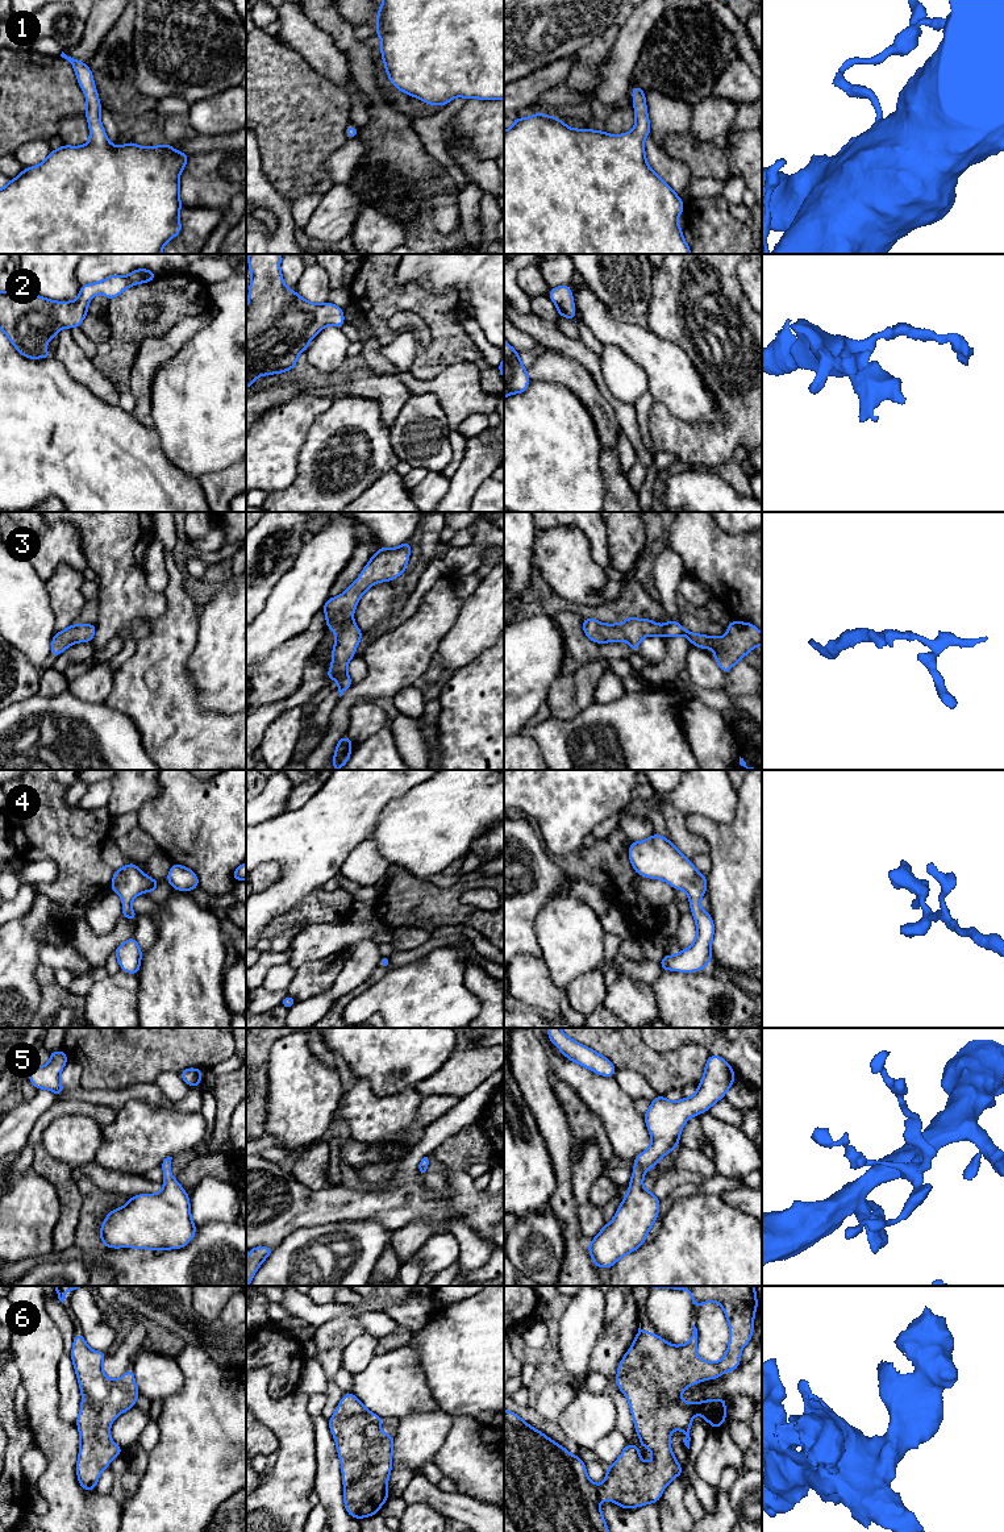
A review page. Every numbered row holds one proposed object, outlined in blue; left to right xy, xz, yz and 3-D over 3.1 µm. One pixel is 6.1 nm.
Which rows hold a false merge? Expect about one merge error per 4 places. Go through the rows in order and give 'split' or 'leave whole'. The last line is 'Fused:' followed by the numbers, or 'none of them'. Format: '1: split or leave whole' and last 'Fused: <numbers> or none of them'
1: leave whole
2: leave whole
3: leave whole
4: leave whole
5: leave whole
6: leave whole
Fused: none of them

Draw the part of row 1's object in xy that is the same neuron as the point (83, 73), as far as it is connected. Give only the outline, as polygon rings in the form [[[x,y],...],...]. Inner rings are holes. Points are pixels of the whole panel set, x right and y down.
[[[63,51],[61,57],[74,66],[87,99],[89,142],[51,150],[41,165],[24,168],[0,190],[0,254],[162,254],[163,246],[182,232],[179,175],[189,155],[164,143],[154,147],[142,147],[134,142],[112,145],[100,121],[103,105],[91,68]]]

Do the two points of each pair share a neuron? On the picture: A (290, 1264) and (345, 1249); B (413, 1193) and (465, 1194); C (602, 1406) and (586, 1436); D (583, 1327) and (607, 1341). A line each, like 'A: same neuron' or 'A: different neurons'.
A: same neuron
B: same neuron
C: same neuron
D: different neurons

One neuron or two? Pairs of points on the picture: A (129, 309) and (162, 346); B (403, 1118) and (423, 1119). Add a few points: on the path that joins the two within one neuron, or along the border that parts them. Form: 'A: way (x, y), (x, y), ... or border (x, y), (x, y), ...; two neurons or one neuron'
A: border (180, 320), (161, 336), (148, 336), (133, 359); two neurons
B: border (424, 1097), (415, 1120); two neurons

